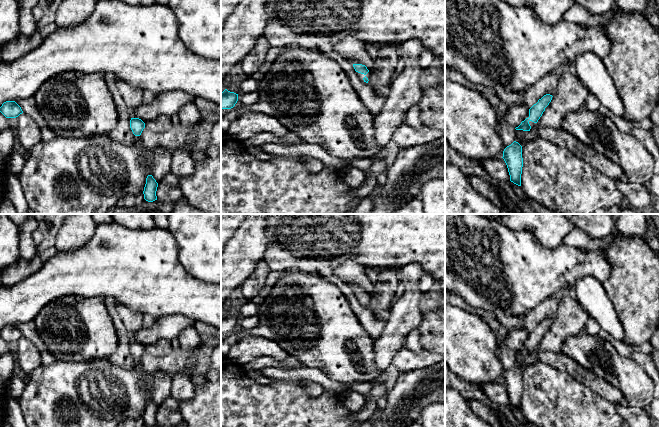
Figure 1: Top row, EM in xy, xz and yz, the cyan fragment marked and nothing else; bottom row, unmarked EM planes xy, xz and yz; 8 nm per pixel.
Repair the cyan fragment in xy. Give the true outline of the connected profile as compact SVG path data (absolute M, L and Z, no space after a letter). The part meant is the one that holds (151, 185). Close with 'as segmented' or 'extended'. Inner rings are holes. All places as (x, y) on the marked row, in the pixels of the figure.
M148 175L146 178L146 184L144 187L144 199L148 202L153 202L157 200L156 191L157 191L158 183L153 178L152 175Z; as segmented

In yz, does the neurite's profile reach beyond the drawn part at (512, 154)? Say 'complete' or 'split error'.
complete

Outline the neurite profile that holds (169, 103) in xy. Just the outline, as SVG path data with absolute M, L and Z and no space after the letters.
M168 91L157 95L151 104L142 105L131 110L131 114L141 119L144 123L160 115L167 115L174 118L182 106L194 102L194 99L194 96L185 91Z

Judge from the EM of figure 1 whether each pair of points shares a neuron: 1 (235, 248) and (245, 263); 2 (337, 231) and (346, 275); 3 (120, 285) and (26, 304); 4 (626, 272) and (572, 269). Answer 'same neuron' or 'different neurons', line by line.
1: same neuron
2: different neurons
3: same neuron
4: different neurons

